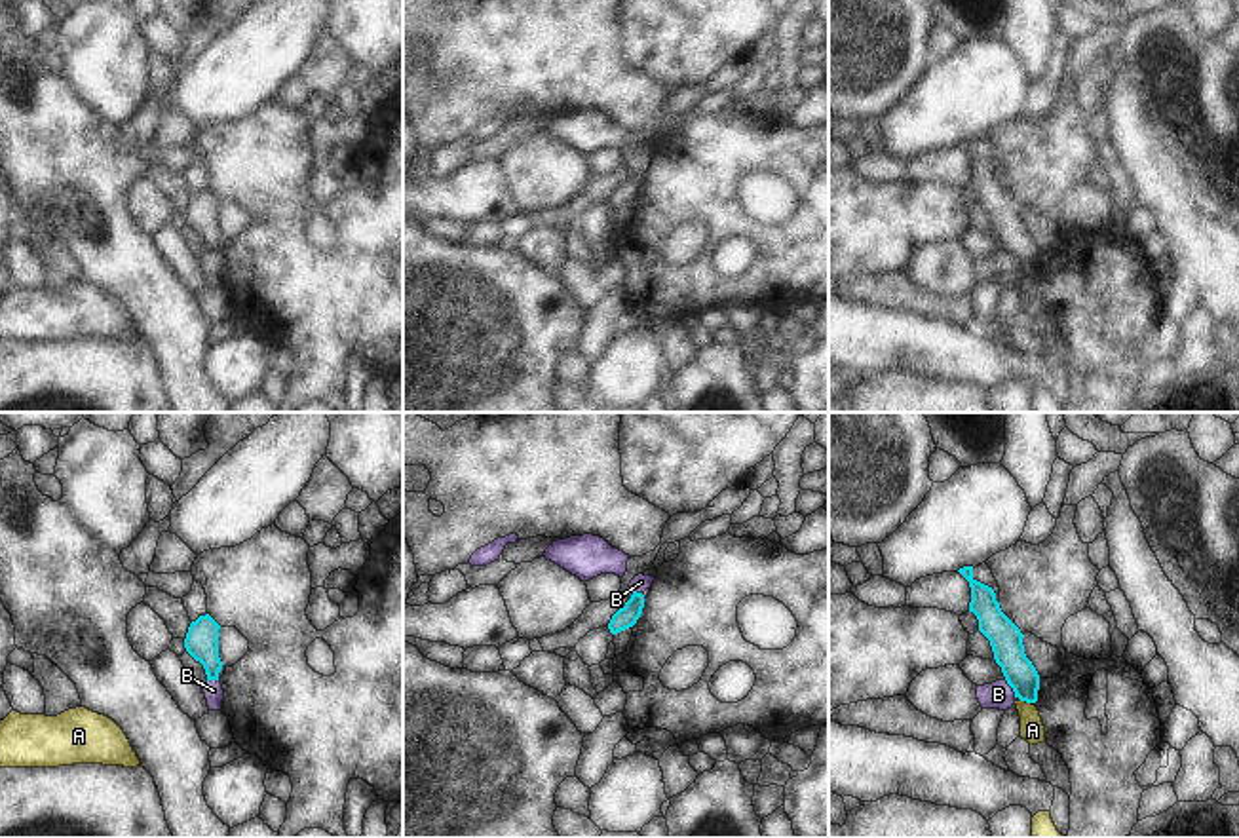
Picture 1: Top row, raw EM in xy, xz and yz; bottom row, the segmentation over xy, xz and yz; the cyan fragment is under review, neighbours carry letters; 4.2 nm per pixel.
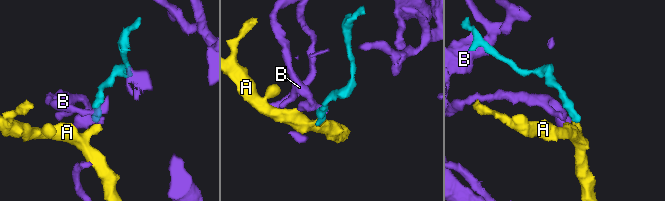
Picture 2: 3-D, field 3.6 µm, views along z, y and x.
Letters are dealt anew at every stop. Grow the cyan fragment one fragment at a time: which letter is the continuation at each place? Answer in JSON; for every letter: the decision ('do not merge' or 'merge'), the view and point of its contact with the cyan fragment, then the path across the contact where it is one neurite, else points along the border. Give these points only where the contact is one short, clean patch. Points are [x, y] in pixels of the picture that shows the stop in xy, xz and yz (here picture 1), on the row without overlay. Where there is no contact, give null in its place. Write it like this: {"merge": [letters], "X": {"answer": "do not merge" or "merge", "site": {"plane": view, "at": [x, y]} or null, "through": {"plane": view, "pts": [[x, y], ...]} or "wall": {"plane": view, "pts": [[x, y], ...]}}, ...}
{"merge": [], "A": {"answer": "do not merge", "site": {"plane": "yz", "at": [1025, 274]}, "wall": {"plane": "yz", "pts": [[1019, 272], [1030, 278]]}}, "B": {"answer": "do not merge", "site": {"plane": "yz", "at": [1011, 261]}, "wall": {"plane": "yz", "pts": [[1006, 253], [1015, 270]]}}}

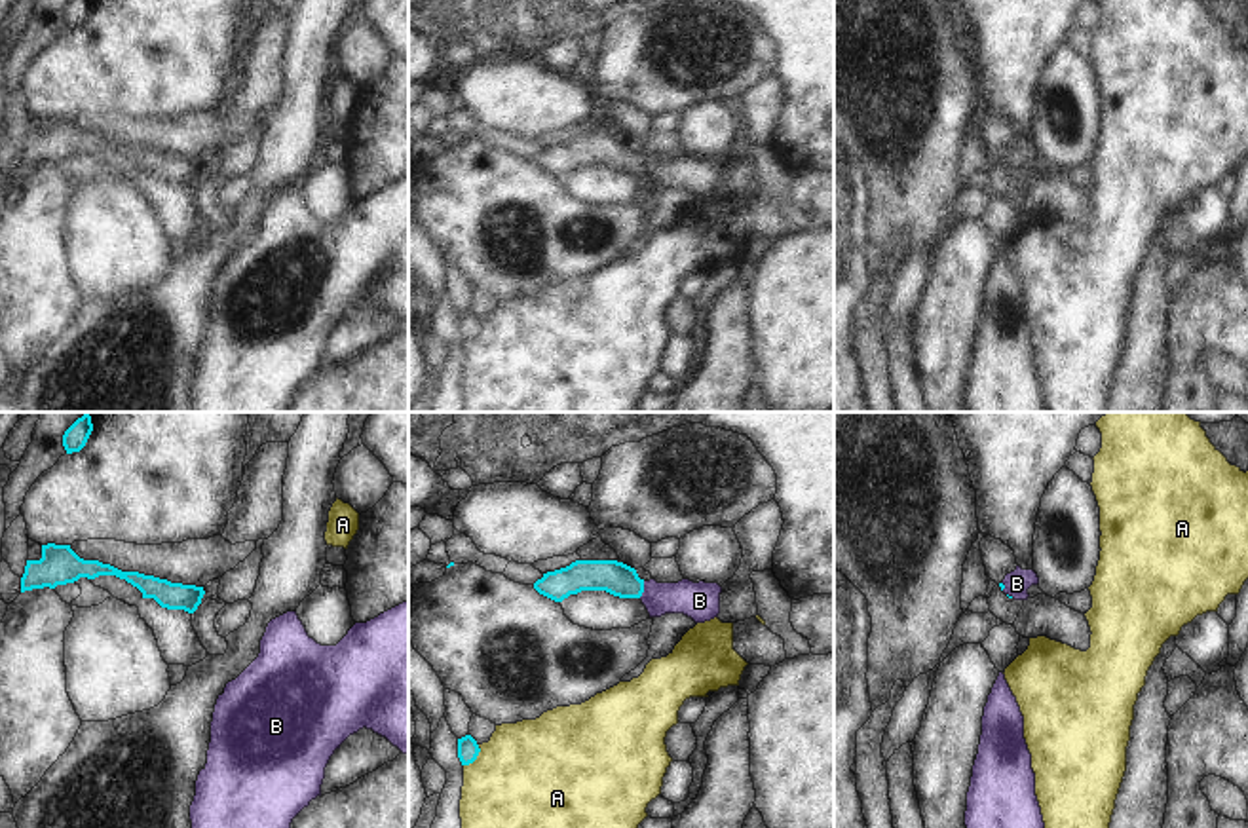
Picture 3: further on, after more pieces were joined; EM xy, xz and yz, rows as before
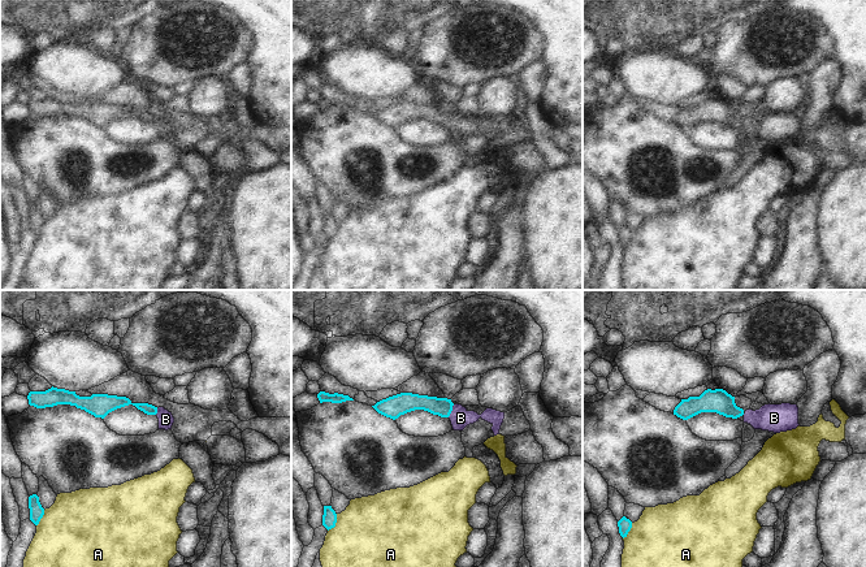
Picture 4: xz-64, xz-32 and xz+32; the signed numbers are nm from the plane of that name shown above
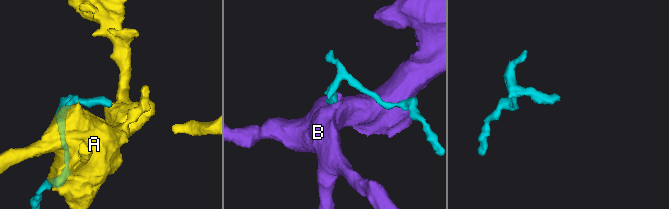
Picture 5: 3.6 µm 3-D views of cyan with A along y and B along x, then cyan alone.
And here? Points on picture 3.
{"merge": ["B"], "A": {"answer": "do not merge", "site": {"plane": "xz", "at": [475, 333]}}, "B": {"answer": "merge", "site": {"plane": "xz", "at": [642, 164]}, "through": {"plane": "xz", "pts": [[616, 152], [642, 164], [656, 171], [699, 175]]}}}

